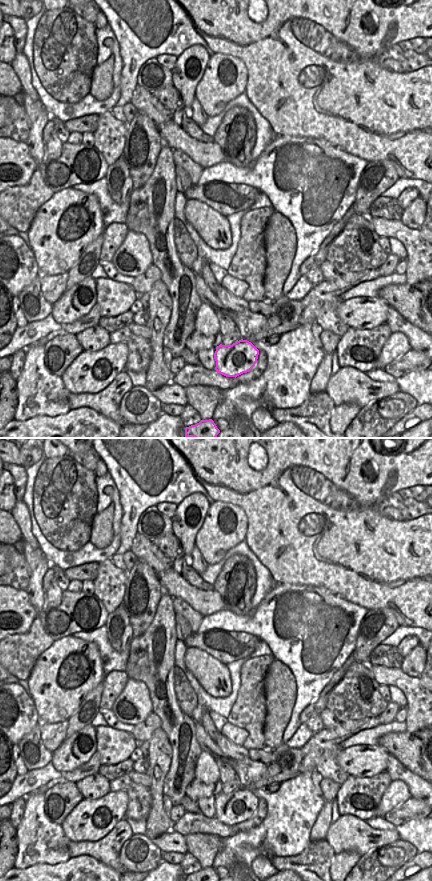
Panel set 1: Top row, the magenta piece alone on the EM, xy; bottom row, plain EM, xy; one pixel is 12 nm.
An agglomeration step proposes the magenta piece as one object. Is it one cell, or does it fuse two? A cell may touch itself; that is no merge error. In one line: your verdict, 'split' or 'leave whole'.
leave whole

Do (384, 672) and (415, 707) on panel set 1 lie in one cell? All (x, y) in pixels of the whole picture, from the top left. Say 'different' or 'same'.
same

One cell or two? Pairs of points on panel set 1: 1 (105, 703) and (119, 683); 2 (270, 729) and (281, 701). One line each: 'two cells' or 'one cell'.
1: one cell
2: one cell

